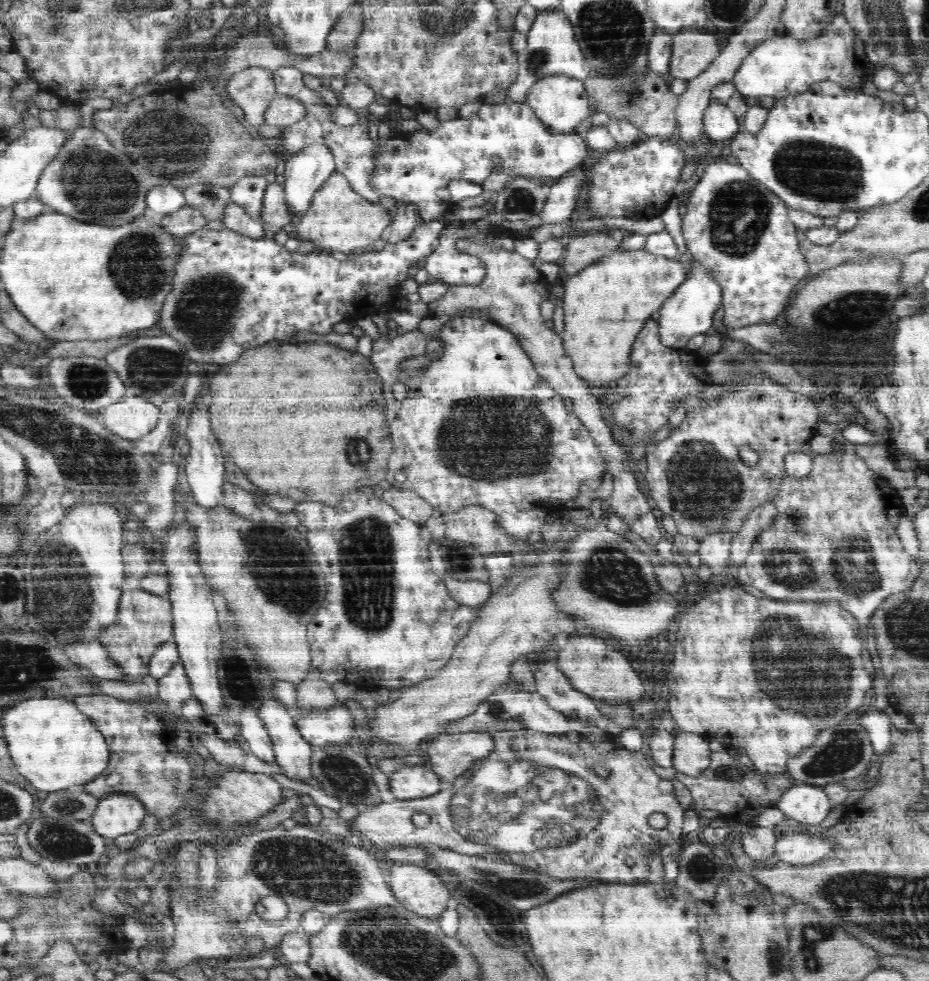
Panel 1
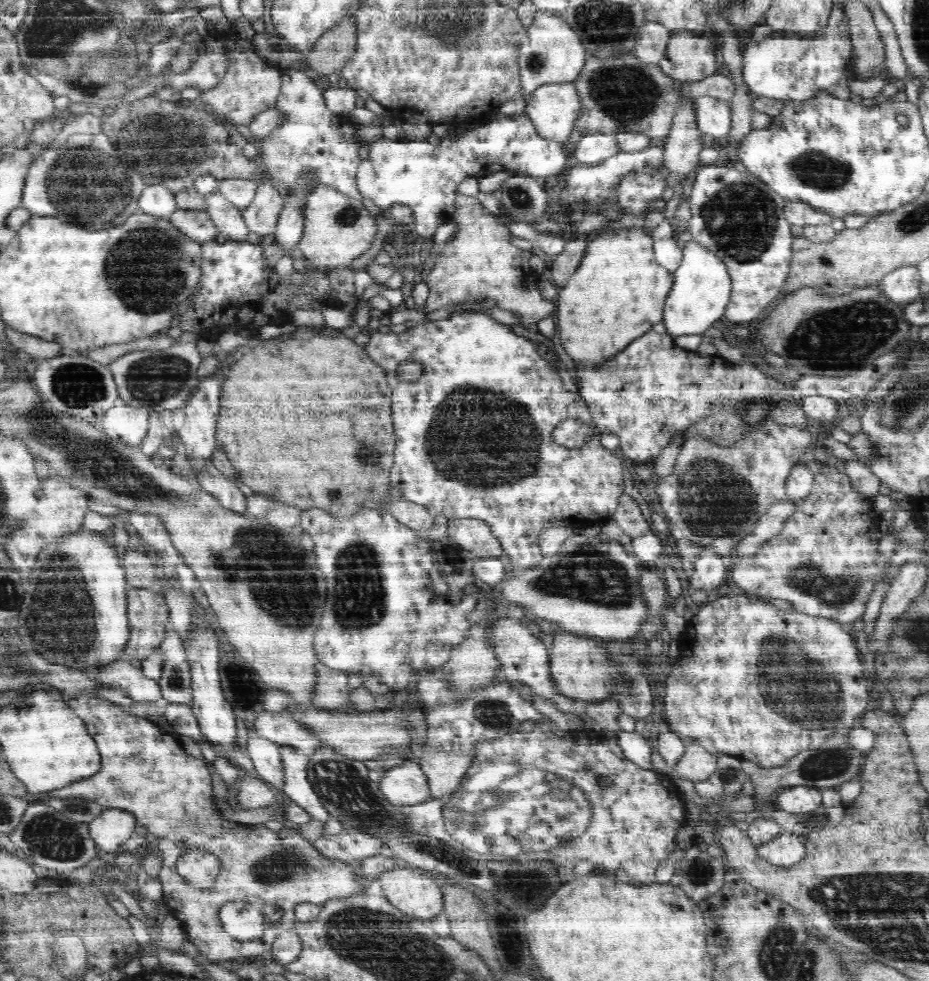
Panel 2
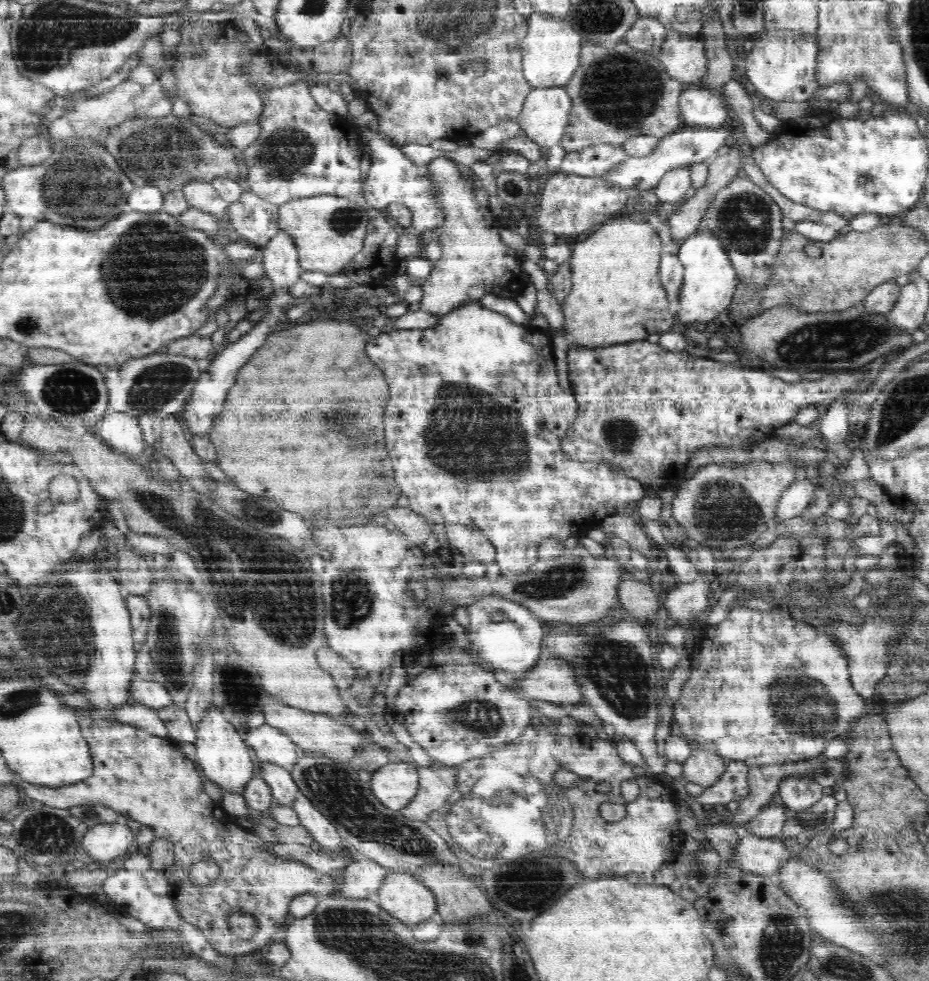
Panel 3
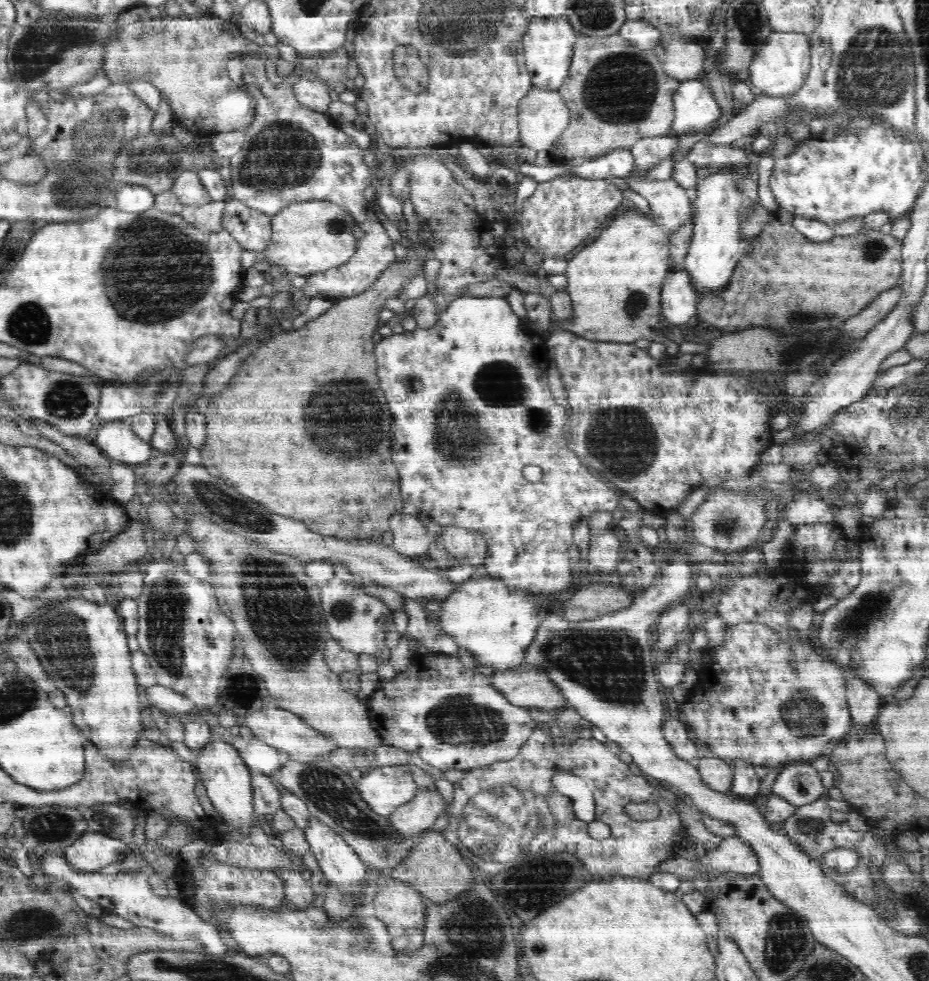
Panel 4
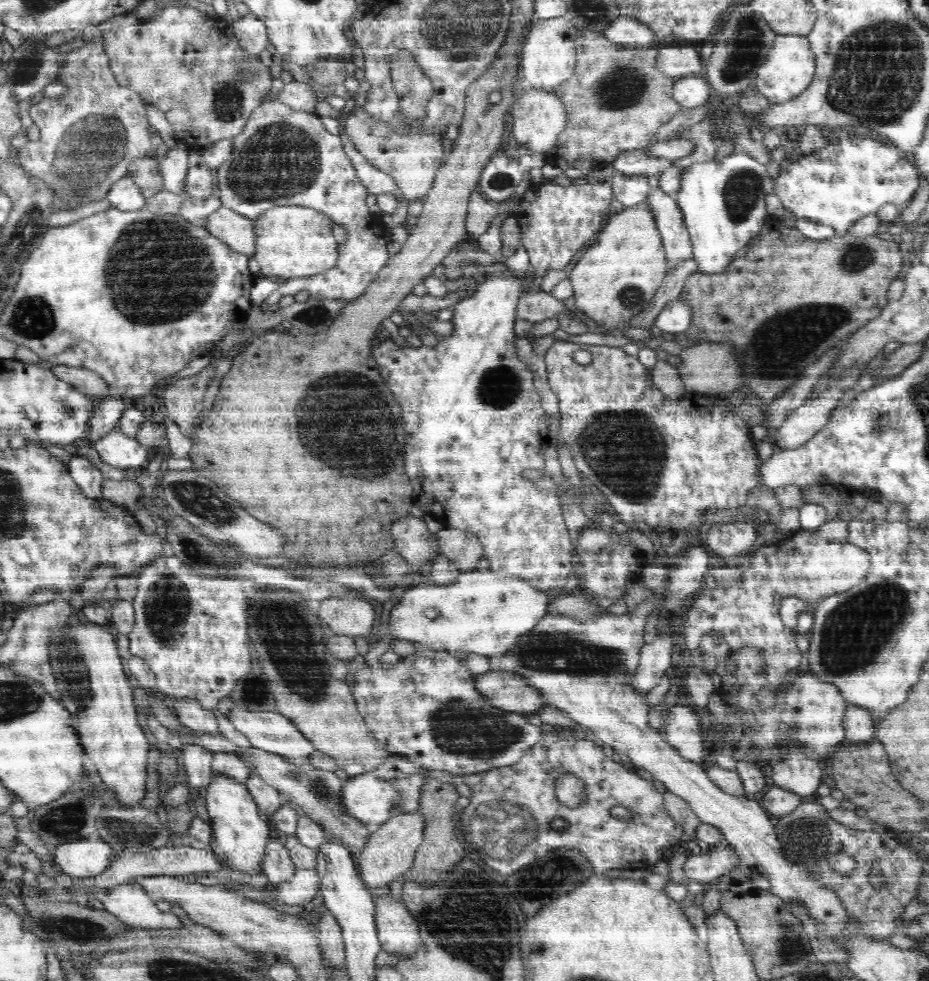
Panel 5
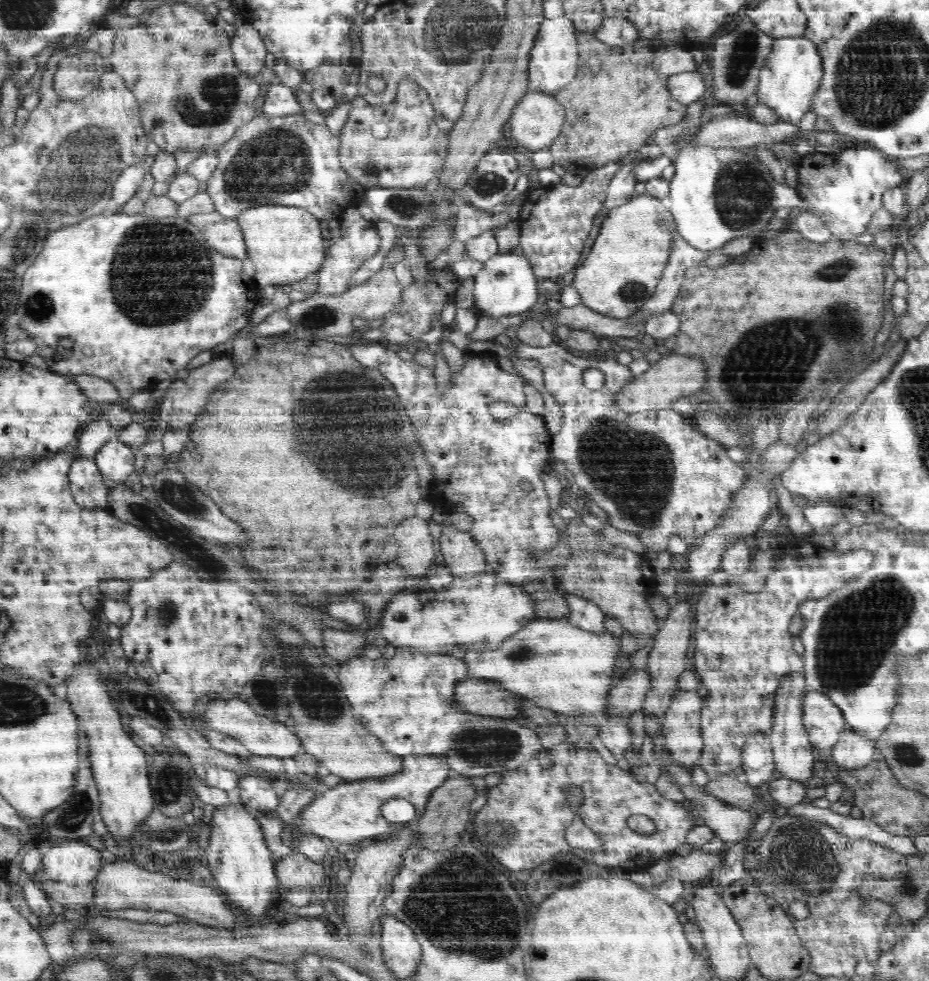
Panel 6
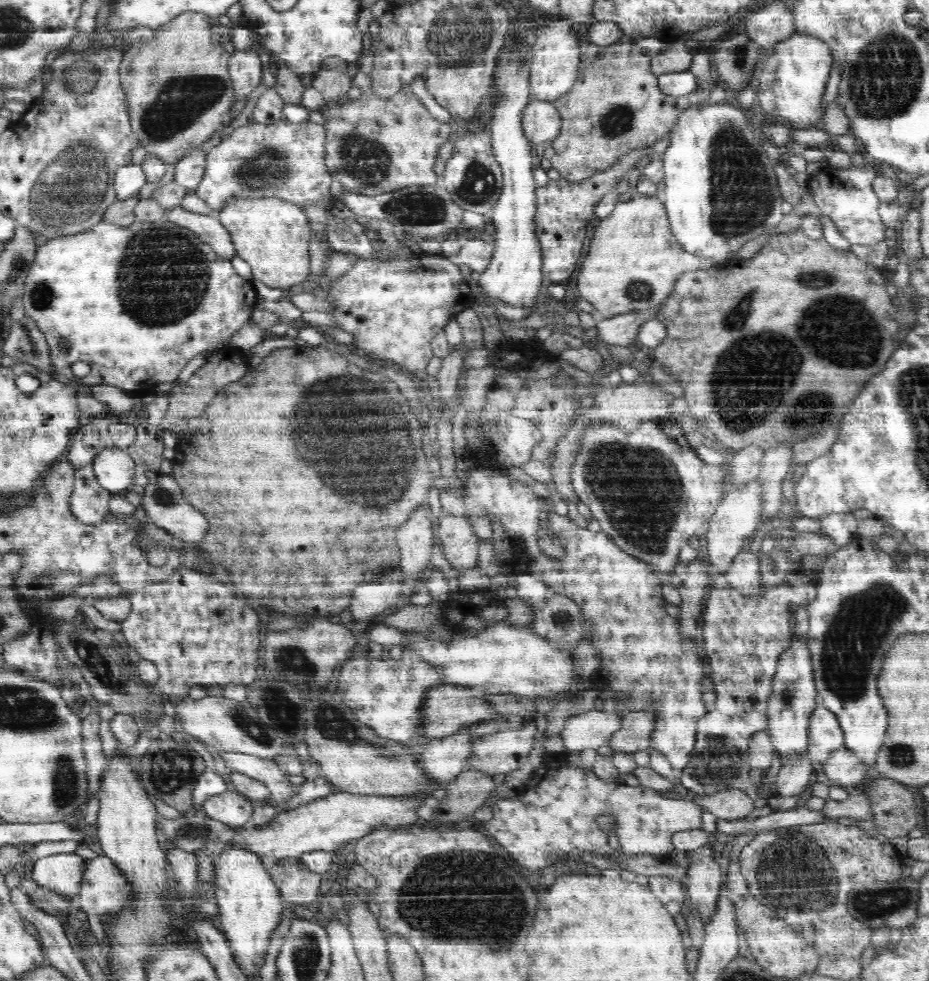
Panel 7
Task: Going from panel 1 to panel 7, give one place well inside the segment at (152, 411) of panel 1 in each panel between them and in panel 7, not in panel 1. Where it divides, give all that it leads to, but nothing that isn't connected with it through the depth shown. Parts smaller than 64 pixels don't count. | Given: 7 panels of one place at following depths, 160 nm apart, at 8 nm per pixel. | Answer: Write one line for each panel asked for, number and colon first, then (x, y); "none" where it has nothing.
2: (122, 422)
3: (121, 431)
4: (115, 438)
5: (117, 449)
6: (115, 460)
7: (114, 468)

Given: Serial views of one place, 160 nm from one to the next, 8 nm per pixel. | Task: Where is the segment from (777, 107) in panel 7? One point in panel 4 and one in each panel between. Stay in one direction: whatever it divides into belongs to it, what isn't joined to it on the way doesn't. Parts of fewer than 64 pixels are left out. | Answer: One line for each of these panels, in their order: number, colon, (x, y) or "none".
4: (781, 67)
5: (789, 68)
6: (789, 80)

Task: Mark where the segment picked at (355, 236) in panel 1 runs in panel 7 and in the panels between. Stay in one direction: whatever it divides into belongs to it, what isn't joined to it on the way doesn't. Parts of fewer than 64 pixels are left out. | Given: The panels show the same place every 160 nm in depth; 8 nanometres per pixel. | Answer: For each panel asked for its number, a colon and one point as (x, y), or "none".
2: (337, 228)
3: (328, 231)
4: (309, 237)
5: (292, 241)
6: (285, 243)
7: (272, 235)

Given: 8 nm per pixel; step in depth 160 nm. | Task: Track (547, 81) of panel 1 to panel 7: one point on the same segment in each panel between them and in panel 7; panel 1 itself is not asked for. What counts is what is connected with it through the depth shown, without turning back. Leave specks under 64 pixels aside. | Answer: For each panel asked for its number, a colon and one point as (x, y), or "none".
2: (553, 109)
3: (545, 114)
4: (543, 116)
5: (538, 118)
6: (538, 119)
7: (541, 124)

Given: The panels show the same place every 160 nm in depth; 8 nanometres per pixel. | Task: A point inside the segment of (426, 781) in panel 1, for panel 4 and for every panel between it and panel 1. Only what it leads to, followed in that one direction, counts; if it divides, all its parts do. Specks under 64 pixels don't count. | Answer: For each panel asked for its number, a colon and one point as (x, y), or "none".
2: (405, 785)
3: (395, 784)
4: (384, 788)

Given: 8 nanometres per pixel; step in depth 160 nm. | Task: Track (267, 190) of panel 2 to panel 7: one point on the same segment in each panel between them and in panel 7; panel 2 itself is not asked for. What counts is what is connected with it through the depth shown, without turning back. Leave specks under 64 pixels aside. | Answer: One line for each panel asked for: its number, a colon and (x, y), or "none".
3: (251, 219)
4: (251, 228)
5: (237, 231)
6: (224, 234)
7: (206, 227)

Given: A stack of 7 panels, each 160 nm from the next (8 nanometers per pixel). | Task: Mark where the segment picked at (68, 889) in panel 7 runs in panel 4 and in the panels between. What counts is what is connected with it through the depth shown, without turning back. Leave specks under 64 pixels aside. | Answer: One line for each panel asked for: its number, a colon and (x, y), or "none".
4: (92, 851)
5: (88, 857)
6: (74, 862)

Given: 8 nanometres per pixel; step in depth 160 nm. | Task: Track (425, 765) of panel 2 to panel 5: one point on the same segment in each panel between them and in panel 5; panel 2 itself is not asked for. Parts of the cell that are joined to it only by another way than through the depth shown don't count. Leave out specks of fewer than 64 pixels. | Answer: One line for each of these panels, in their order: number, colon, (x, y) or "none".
3: (436, 783)
4: (409, 819)
5: (389, 852)

